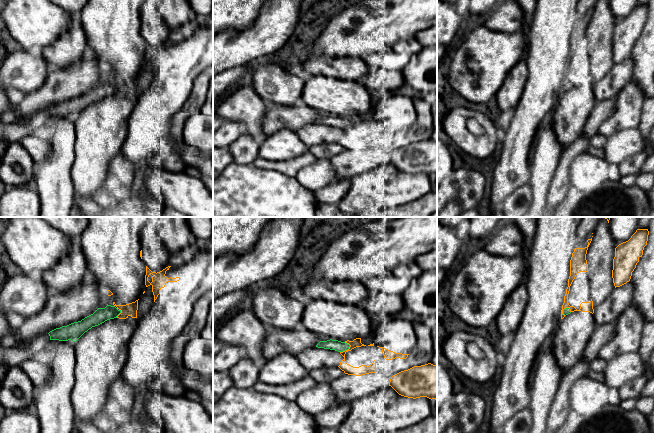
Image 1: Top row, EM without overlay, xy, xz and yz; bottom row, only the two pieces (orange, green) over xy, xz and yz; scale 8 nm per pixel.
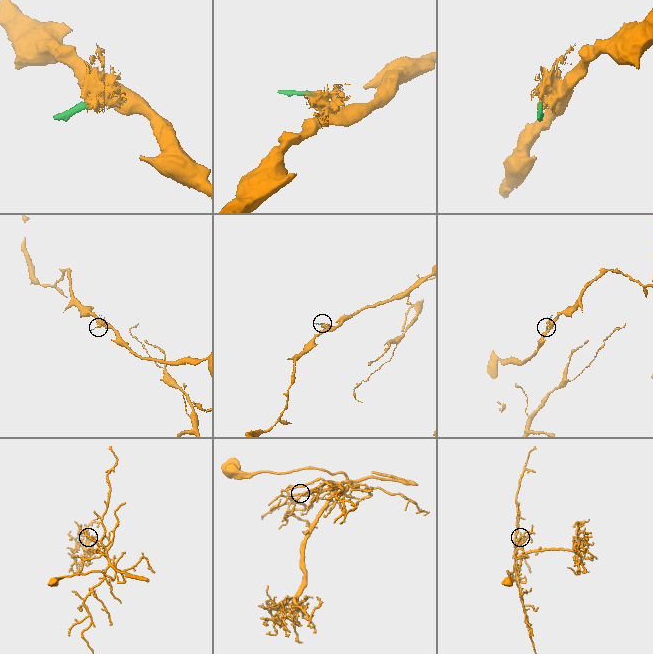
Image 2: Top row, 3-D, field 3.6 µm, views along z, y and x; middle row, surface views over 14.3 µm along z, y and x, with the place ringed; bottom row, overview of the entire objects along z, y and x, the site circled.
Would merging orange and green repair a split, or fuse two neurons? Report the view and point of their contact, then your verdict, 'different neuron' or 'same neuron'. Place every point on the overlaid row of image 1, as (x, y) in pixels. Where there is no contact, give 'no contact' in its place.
meets orange in xz at (345, 350); different neuron

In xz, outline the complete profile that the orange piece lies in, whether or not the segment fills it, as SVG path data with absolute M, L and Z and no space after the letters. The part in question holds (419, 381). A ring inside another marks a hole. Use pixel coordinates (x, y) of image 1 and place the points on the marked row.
M437 365L414 366L393 375L391 386L399 395L408 398L437 399Z

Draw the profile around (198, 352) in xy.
M201 335L190 339L183 350L183 366L213 384L213 339L205 339Z

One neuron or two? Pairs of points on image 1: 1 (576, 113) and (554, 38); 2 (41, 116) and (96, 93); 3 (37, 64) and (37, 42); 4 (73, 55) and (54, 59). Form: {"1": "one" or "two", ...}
{"1": "two", "2": "one", "3": "two", "4": "one"}

